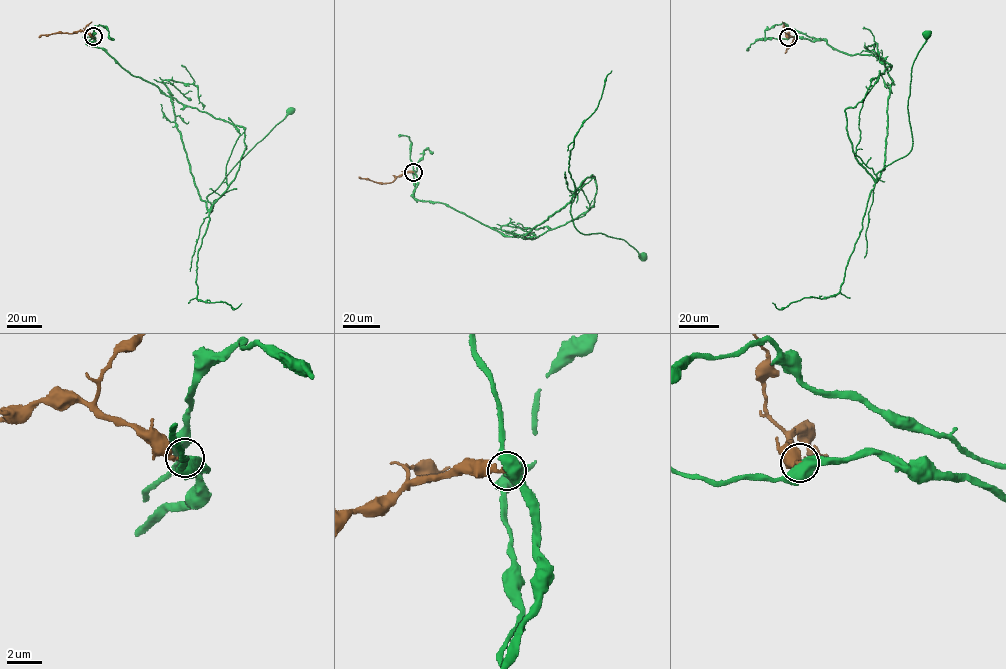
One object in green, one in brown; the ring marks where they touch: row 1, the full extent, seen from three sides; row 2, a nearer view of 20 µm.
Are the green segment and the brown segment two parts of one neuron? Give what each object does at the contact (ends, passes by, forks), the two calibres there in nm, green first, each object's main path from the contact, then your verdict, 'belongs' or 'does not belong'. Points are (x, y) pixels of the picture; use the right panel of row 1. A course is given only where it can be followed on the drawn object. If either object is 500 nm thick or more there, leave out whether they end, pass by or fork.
650/240 nm | green via (787, 37), (824, 38), (841, 52), (885, 62), (892, 85), (877, 180), (911, 150), (911, 74), (925, 34) | brown via (787, 37), (787, 33), (795, 38), (785, 53) | belongs

